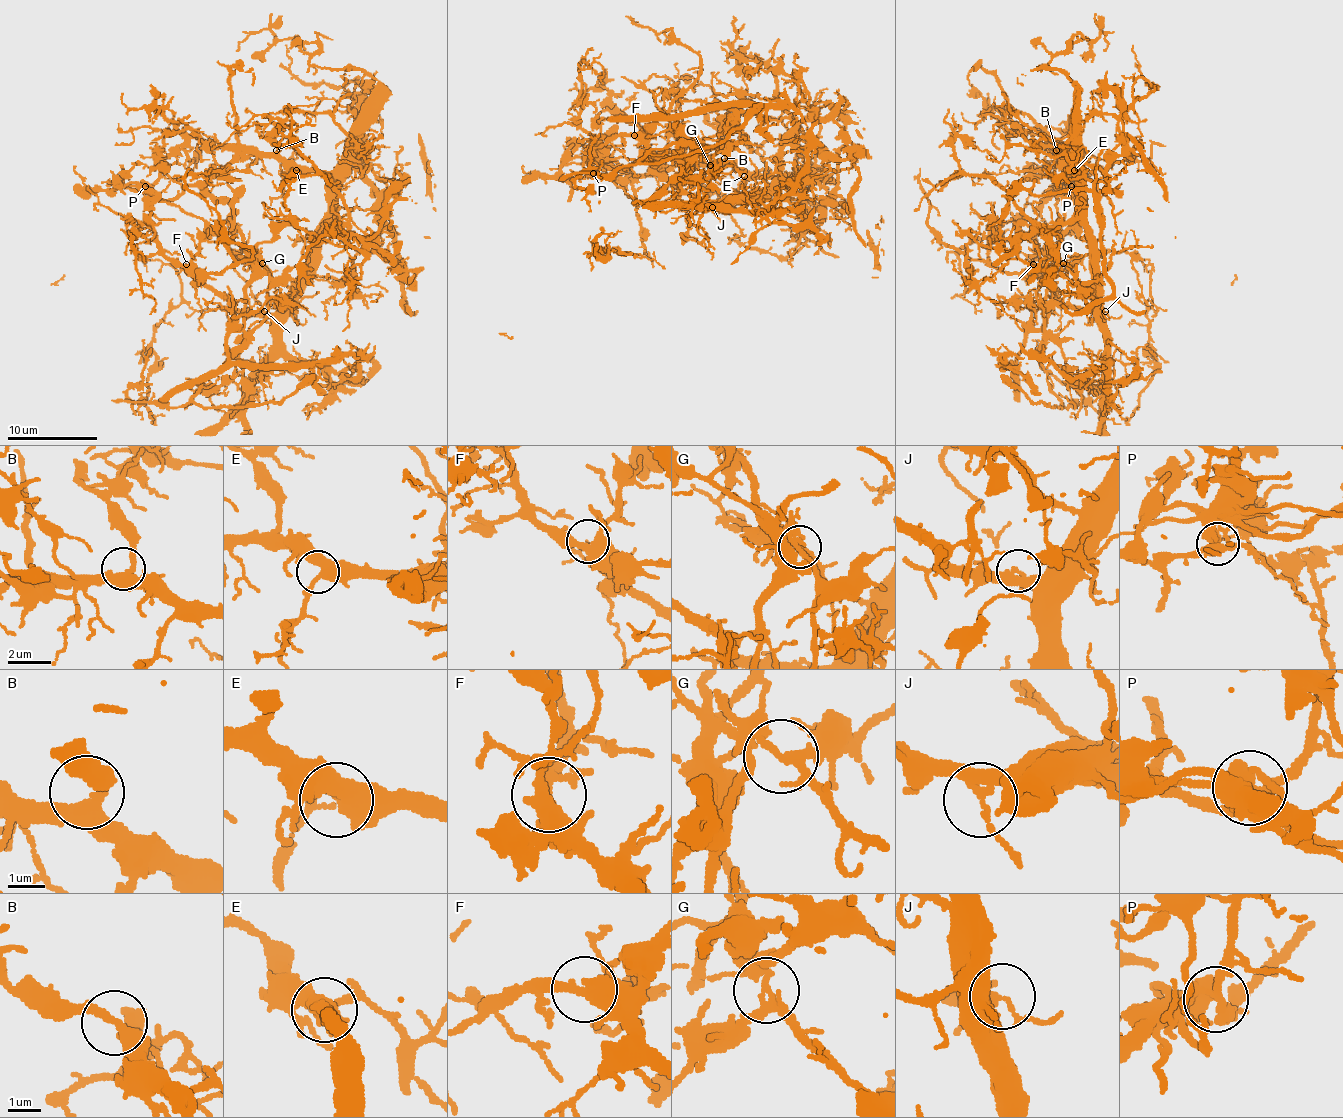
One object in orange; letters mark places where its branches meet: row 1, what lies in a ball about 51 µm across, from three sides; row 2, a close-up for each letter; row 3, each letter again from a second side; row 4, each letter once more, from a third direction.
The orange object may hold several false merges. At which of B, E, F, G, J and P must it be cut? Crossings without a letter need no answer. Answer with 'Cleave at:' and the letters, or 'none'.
Cleave at: G, P

